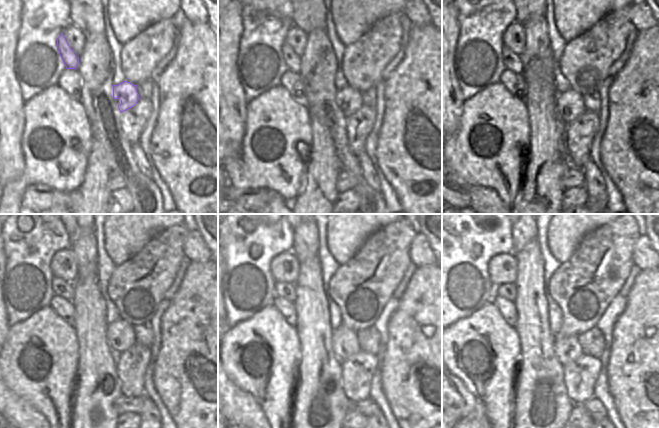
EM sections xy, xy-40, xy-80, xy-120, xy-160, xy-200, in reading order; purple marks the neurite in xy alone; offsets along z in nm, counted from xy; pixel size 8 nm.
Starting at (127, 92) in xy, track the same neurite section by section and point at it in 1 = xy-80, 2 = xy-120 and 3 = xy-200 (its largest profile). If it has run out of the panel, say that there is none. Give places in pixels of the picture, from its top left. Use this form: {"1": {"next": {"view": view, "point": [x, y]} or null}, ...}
{"1": {"next": {"view": "xy-80", "point": [575, 107]}}, "2": {"next": {"view": "xy-120", "point": [119, 343]}}, "3": {"next": {"view": "xy-200", "point": [567, 349]}}}

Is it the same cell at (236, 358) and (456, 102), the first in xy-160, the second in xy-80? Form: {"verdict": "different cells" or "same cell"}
{"verdict": "different cells"}

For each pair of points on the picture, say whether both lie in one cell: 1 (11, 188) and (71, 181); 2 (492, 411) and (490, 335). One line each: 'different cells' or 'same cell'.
1: same cell
2: same cell

